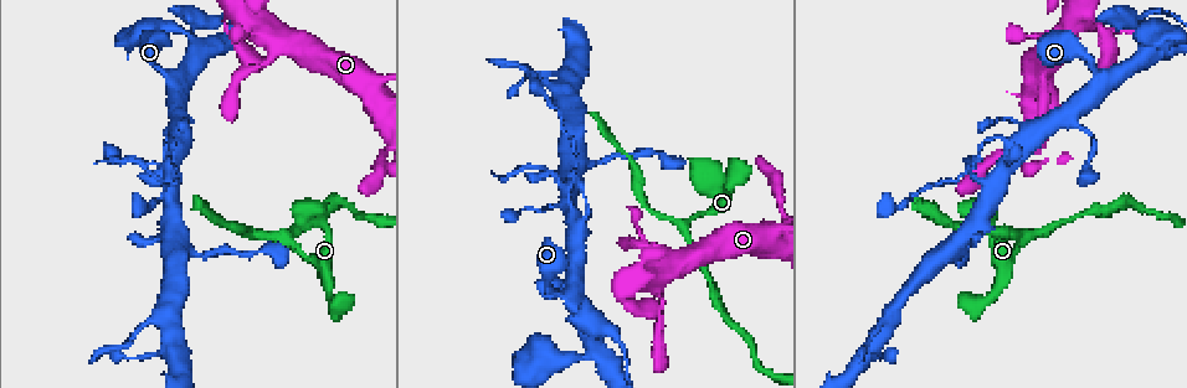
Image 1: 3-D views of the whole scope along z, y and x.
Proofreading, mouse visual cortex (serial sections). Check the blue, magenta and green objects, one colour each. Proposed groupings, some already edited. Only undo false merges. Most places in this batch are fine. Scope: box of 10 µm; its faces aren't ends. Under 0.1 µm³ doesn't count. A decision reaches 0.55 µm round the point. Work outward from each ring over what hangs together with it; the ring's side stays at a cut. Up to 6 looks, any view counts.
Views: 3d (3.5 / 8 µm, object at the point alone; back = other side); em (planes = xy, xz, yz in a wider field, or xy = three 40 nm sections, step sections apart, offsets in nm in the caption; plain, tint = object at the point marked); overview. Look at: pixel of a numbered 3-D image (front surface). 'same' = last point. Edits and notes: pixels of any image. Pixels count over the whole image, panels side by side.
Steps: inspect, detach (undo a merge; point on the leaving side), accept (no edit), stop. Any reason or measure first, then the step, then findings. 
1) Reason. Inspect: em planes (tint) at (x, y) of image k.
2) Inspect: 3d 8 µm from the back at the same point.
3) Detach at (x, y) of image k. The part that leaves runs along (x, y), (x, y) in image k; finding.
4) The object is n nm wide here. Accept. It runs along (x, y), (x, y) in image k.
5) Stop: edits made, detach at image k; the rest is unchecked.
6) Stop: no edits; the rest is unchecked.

A narrow waist. Inspect: em xy step 5 (tint) at (686, 225) of image 1.

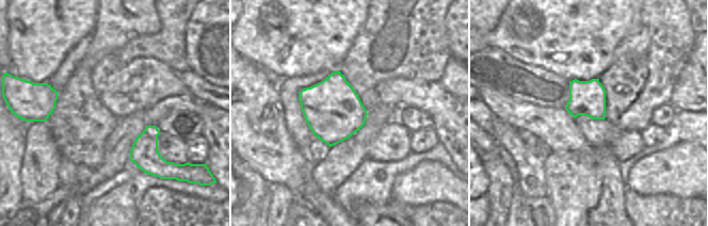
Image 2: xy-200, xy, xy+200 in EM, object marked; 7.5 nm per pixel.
See where the arms go. Inspect: 3d 3.5 µm from the back at the same point.

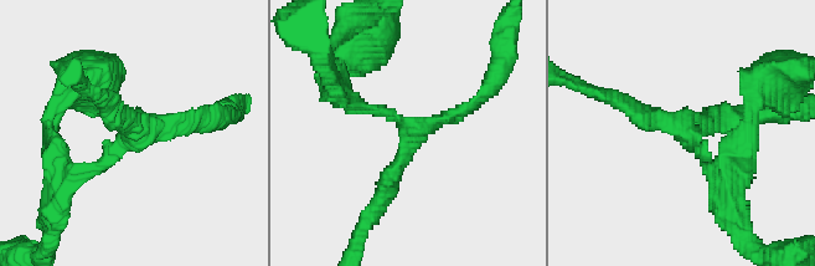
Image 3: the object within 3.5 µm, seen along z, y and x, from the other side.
3 arms meet here; the arms are 200, 200, 200 nm wide. Accept. It runs along (718, 170), (677, 124), (623, 101) in image 3; all the same cell.

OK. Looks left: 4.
Four arms meet. Inspect: 3d 3.5 µm at (275, 45) of image 1.

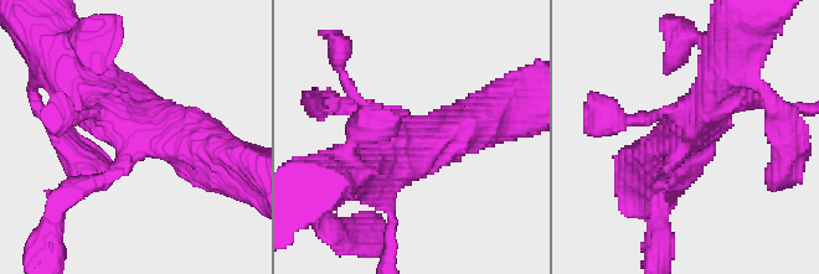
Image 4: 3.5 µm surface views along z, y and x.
4 arms meet here; the arms are 150, 250, 600, 700 nm wide. Inspect: em xy step 1 (plain) at (417, 131) of image 4.

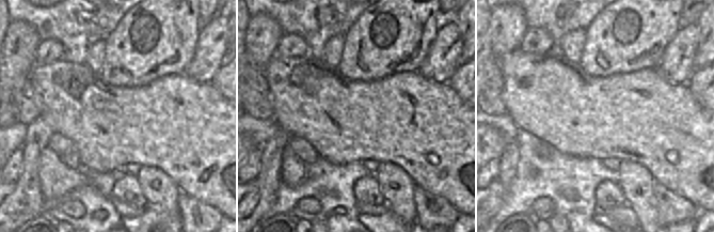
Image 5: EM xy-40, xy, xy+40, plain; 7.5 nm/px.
Inspect: em xy step 1 (tint) at the same point.

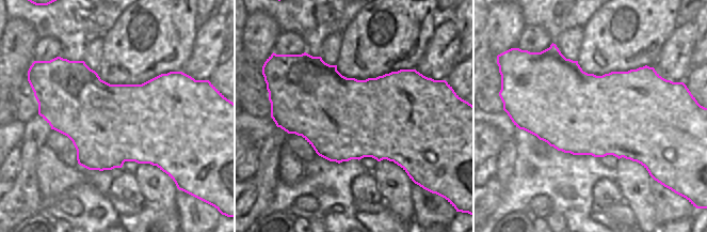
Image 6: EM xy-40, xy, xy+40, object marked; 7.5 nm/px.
Accept. It runs along (222, 159), (130, 118), (89, 87) in image 4; all the same cell.

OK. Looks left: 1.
Stop: no edits; the rest is unchecked.

